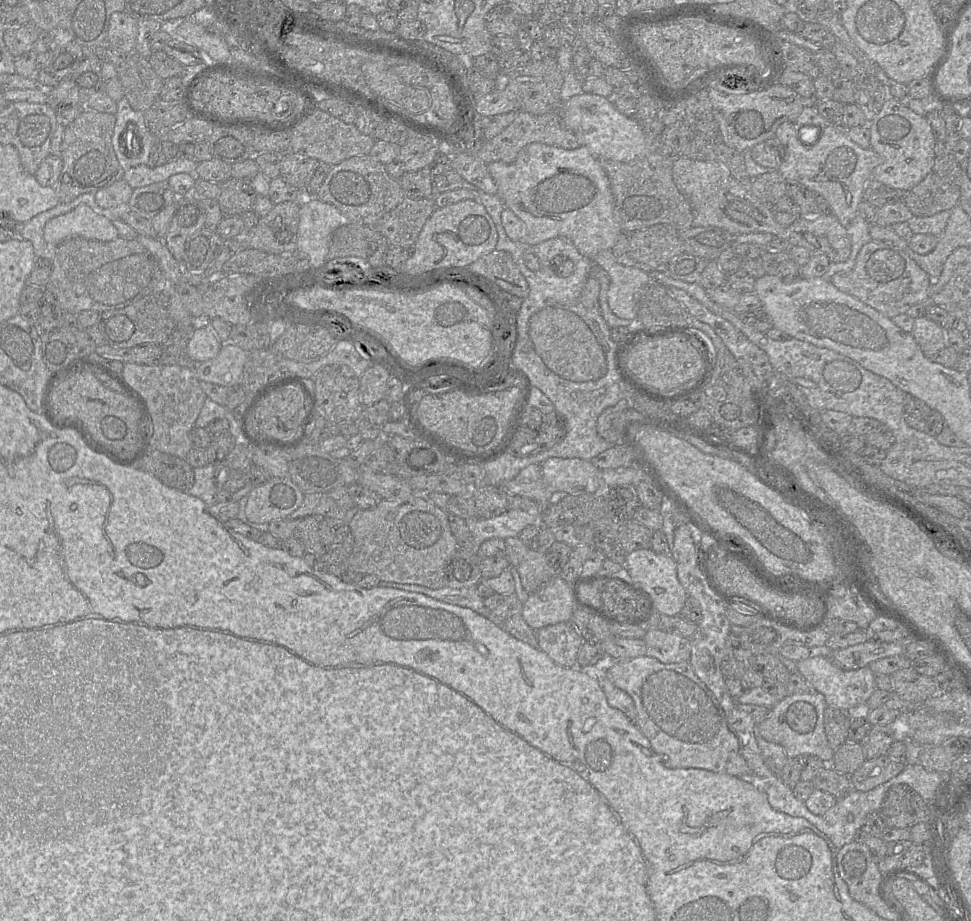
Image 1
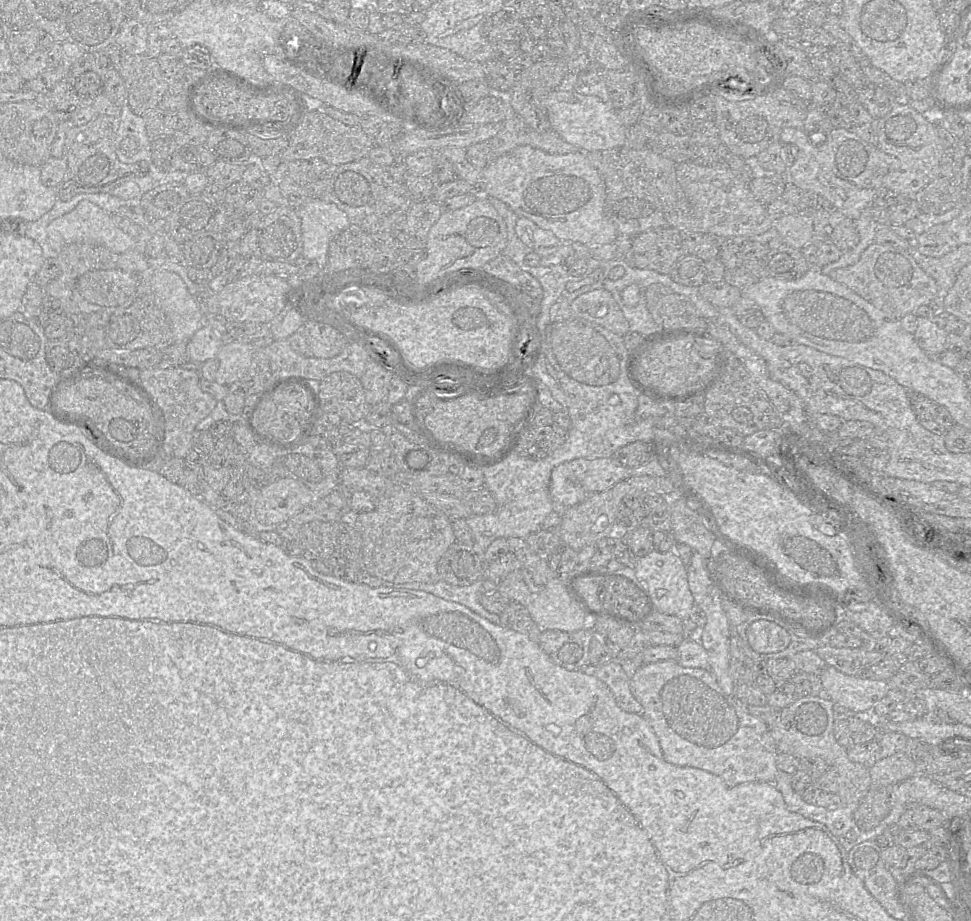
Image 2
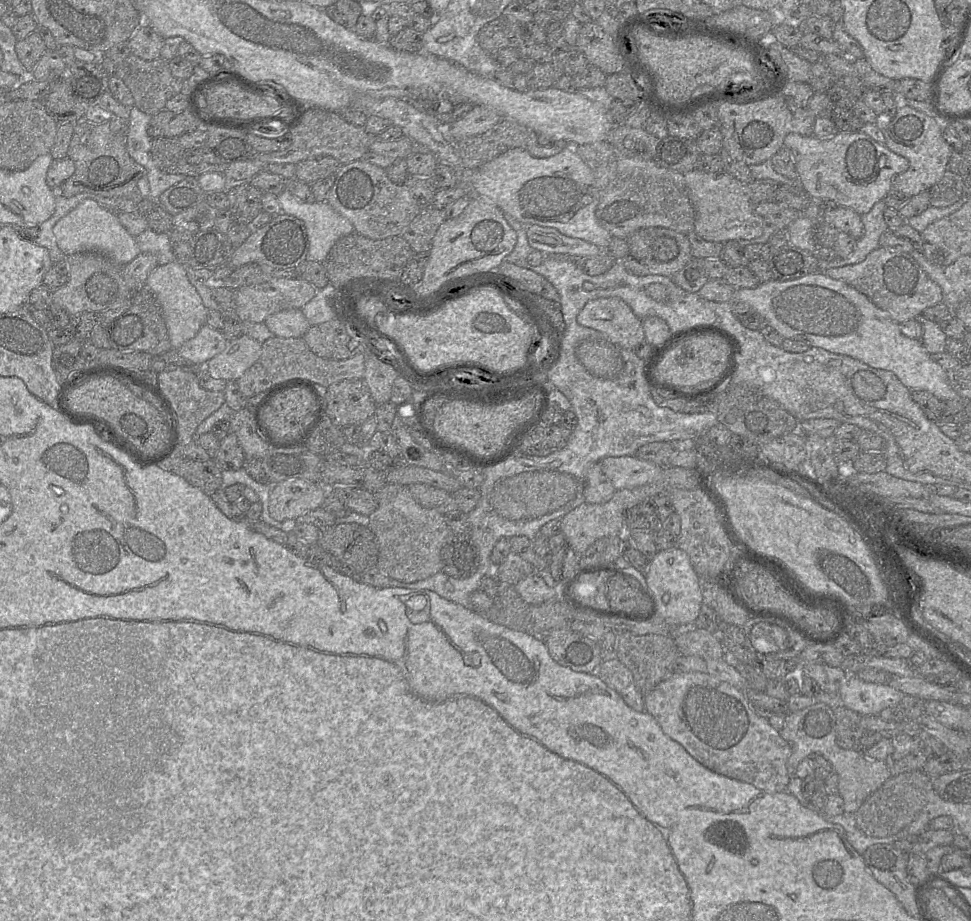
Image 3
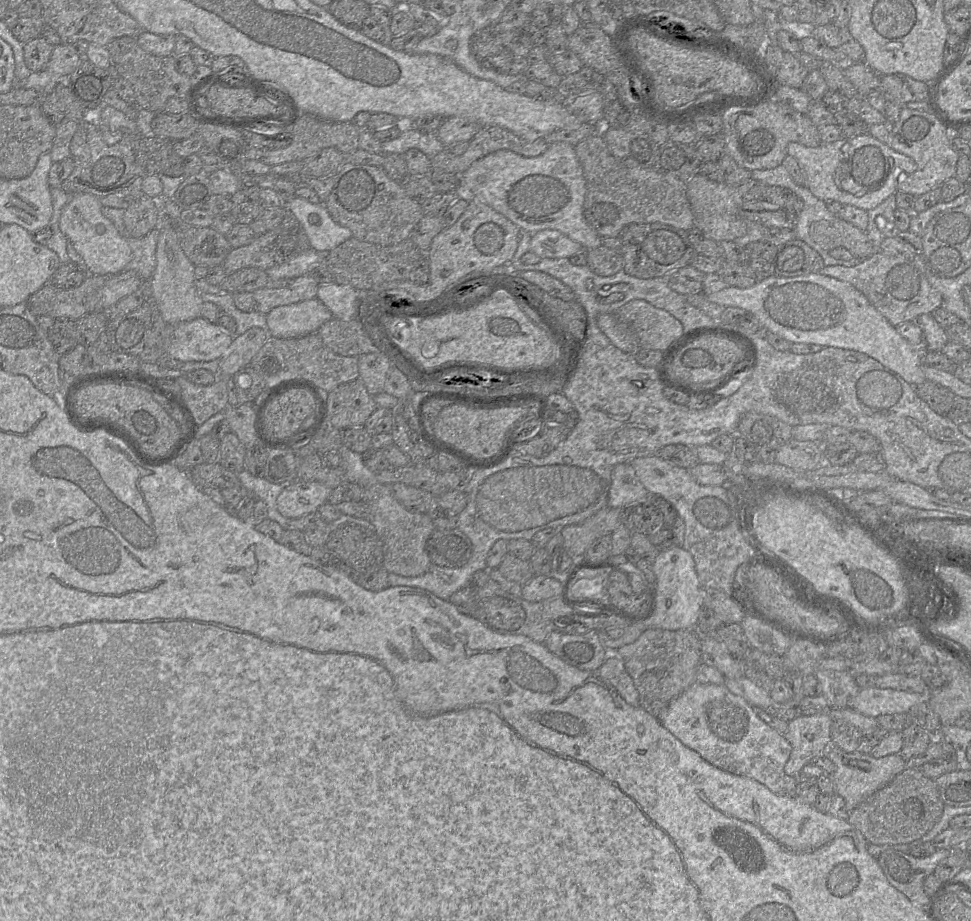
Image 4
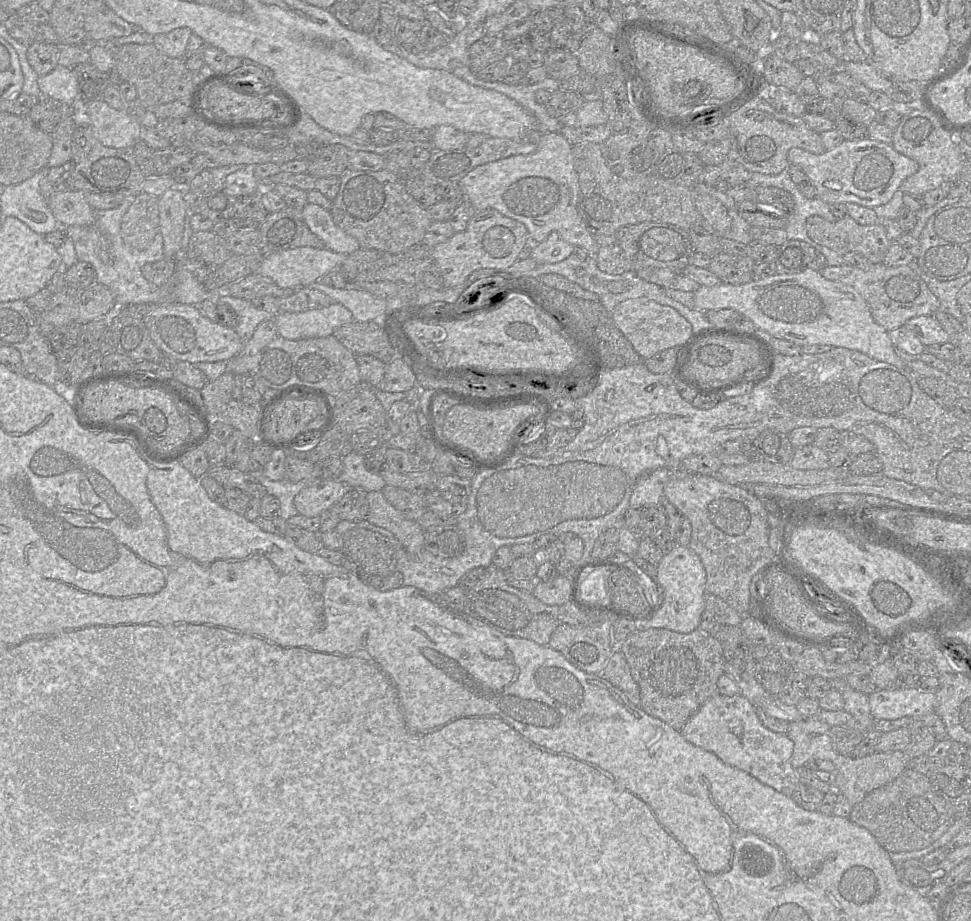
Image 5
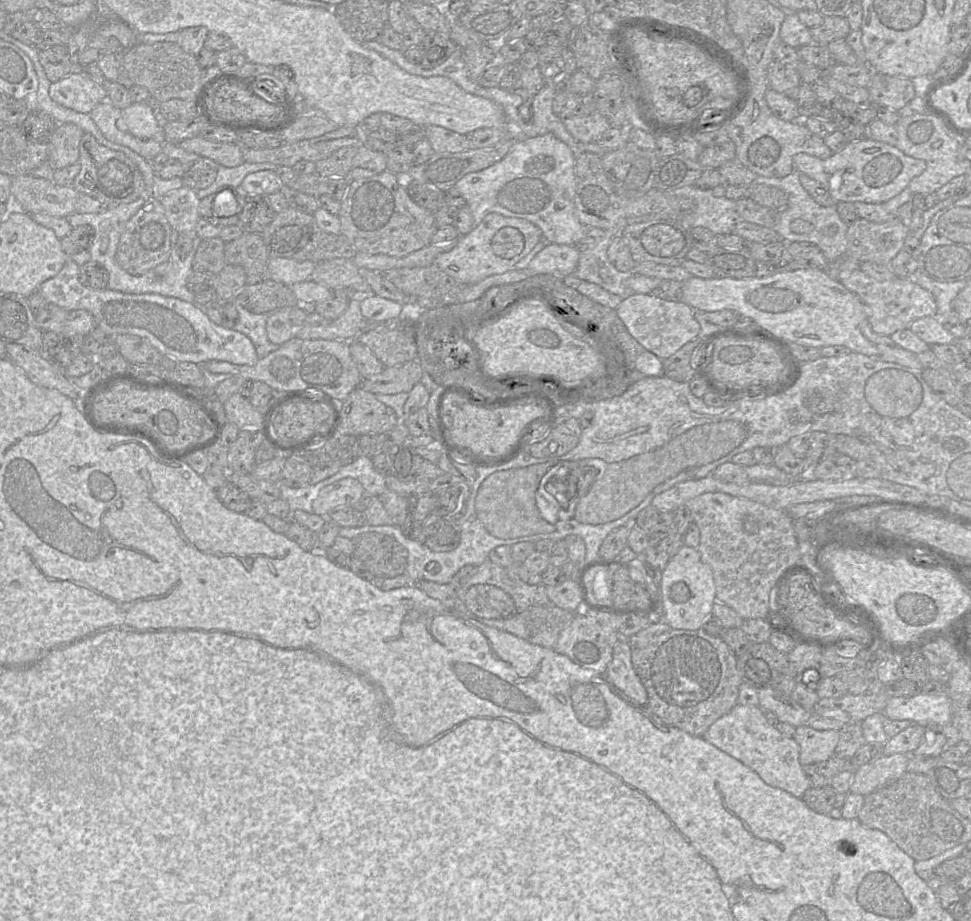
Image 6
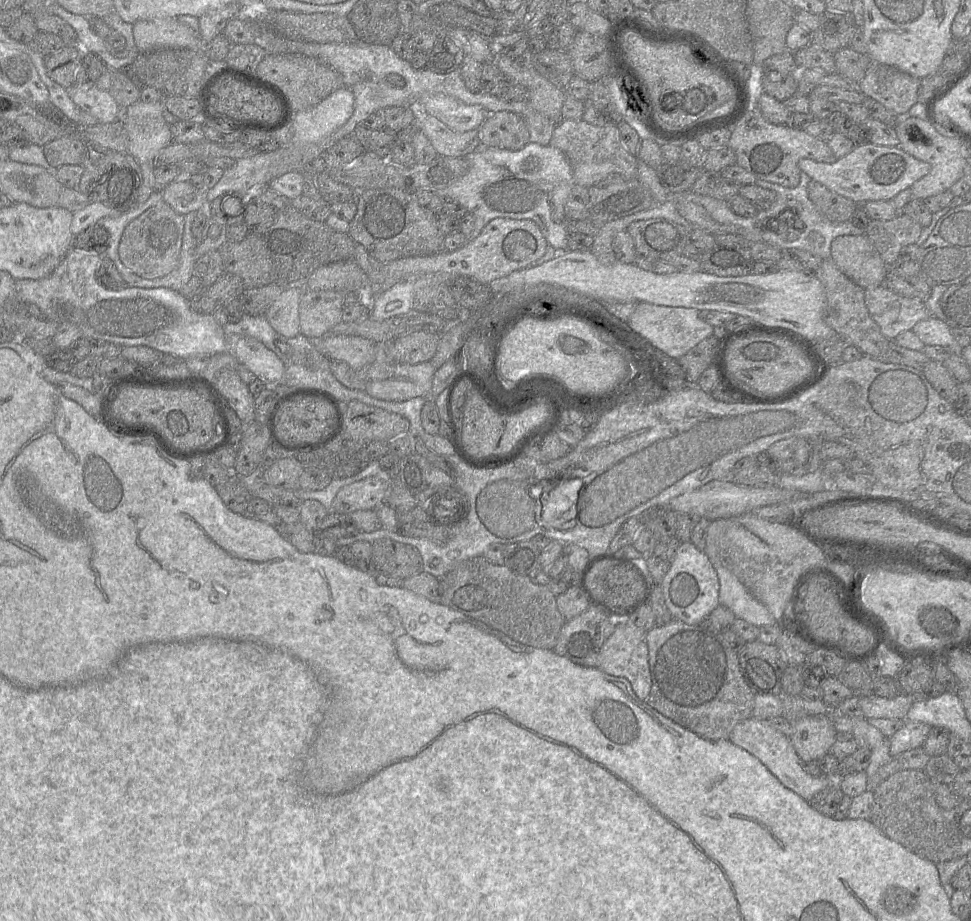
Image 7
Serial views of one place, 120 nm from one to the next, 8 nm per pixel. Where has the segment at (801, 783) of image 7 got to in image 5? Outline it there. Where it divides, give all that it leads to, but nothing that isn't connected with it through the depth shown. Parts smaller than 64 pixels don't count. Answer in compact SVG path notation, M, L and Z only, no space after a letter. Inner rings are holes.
M715 694L678 731L688 742L712 752L725 764L747 772L786 796L791 797L800 784L796 770L791 765L793 741L787 734L766 728L758 717L757 708L741 694Z

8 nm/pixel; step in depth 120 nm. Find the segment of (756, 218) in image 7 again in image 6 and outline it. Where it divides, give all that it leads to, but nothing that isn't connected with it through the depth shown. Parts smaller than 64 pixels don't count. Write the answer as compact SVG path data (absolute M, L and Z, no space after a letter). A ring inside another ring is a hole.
M793 170L782 178L768 178L756 176L754 184L765 184L782 189L788 194L788 205L785 210L776 213L774 230L779 238L785 242L809 242L816 245L829 263L846 255L847 224L839 217L836 201L825 187L805 174ZM796 220L804 220L812 225L810 233L796 234L791 230L791 224Z

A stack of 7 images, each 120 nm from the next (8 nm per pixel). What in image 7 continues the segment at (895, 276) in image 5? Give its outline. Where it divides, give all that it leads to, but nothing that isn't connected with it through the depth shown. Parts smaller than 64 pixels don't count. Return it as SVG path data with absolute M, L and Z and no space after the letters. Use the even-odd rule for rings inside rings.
M884 285L864 289L864 298L872 319L891 341L931 316L925 301L899 295Z

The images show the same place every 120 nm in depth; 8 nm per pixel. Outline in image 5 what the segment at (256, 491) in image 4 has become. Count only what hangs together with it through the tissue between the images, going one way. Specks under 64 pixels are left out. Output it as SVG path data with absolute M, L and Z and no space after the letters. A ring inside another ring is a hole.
M256 474L259 482L265 487L268 495L276 497L280 502L280 518L287 520L298 514L293 505L295 496L305 487L320 481L290 482L286 479L273 481L262 474Z

